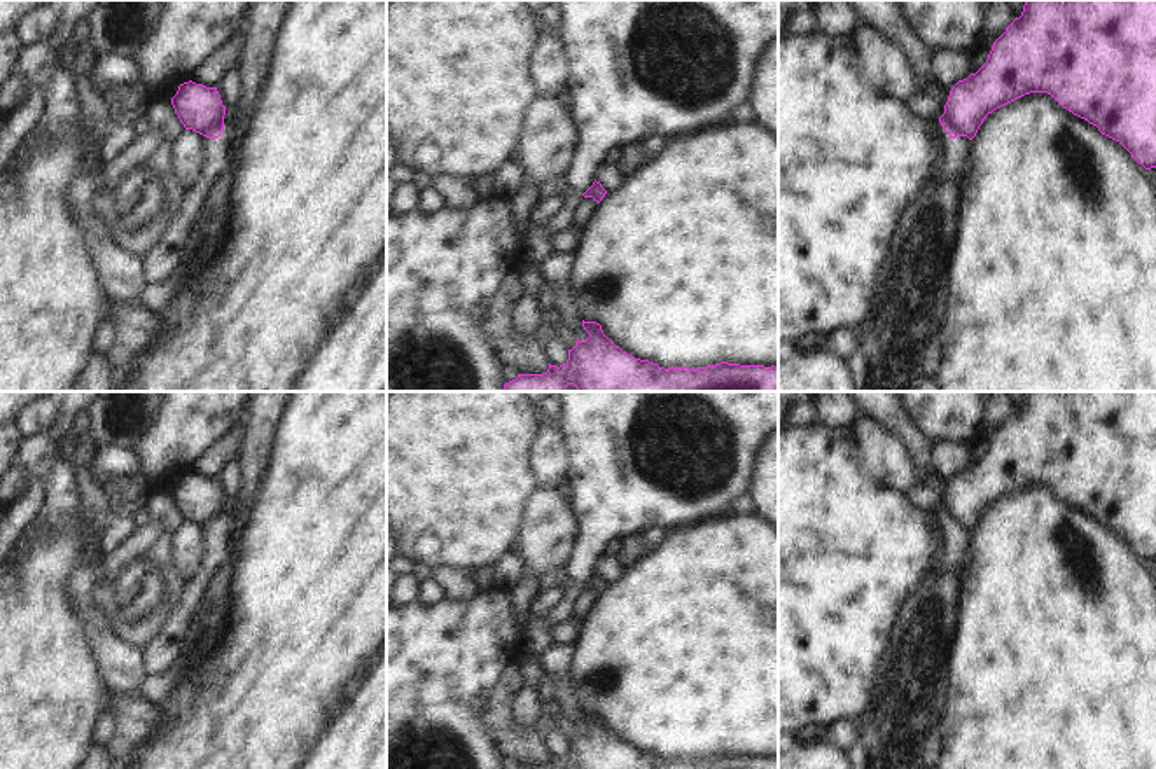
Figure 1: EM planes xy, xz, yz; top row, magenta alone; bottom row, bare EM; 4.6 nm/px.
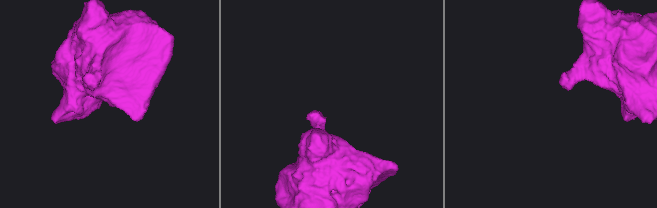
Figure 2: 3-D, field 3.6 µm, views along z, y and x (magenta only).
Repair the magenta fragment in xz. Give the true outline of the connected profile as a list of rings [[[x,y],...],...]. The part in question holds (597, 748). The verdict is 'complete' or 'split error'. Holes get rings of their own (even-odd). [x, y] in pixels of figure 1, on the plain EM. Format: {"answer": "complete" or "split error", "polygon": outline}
{"answer": "complete", "polygon": [[[584,713],[586,732],[568,741],[568,752],[556,759],[549,755],[544,766],[518,766],[518,769],[778,769],[778,759],[740,757],[721,753],[700,760],[659,759],[640,752],[616,738],[596,713]]]}

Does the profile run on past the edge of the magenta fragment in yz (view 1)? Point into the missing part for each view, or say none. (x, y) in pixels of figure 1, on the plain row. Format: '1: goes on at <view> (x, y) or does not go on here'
1: does not go on here

